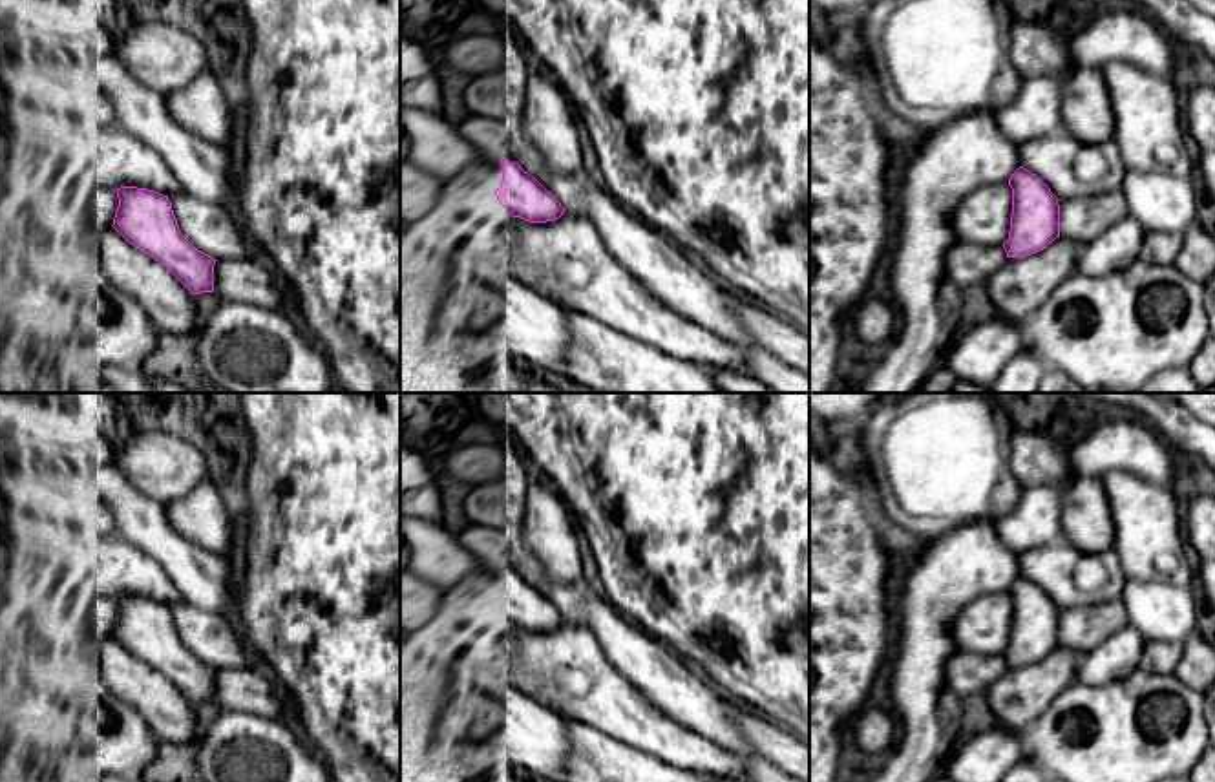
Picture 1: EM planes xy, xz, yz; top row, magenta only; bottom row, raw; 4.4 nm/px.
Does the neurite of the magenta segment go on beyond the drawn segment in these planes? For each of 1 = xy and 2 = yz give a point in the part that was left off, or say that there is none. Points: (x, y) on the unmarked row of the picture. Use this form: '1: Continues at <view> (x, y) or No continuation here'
1: No continuation here
2: No continuation here

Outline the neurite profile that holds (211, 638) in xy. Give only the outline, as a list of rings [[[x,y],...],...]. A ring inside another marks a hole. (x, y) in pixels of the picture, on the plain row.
[[[186,601],[168,605],[181,643],[214,669],[248,669],[250,647],[221,616]]]

